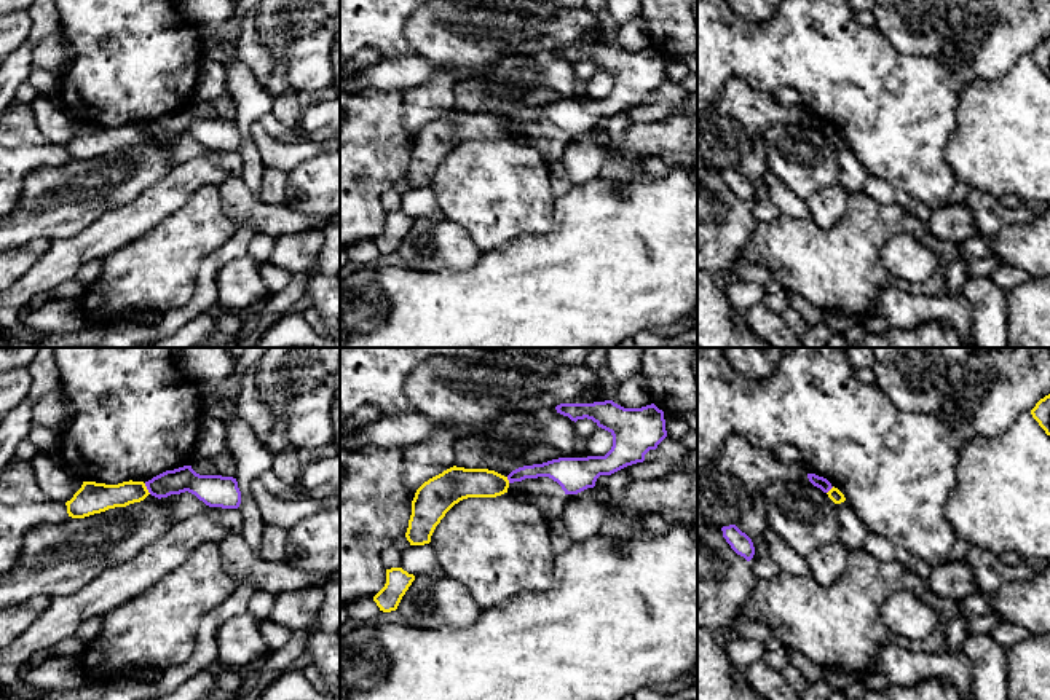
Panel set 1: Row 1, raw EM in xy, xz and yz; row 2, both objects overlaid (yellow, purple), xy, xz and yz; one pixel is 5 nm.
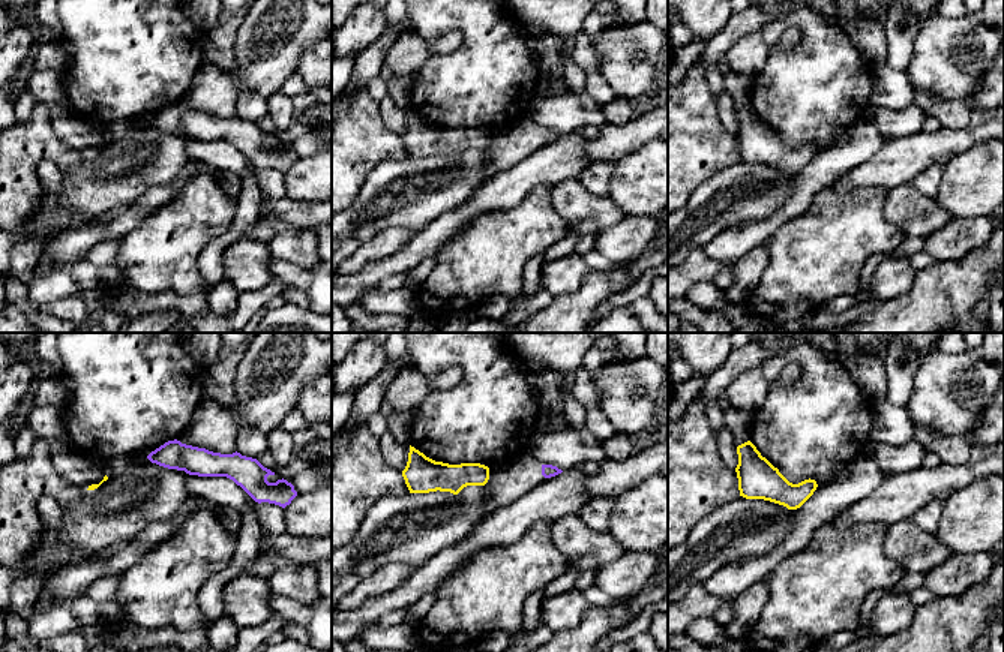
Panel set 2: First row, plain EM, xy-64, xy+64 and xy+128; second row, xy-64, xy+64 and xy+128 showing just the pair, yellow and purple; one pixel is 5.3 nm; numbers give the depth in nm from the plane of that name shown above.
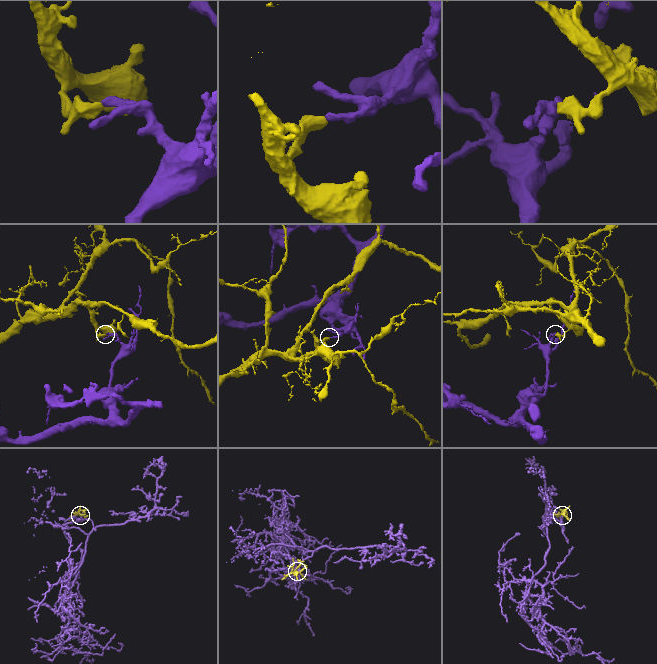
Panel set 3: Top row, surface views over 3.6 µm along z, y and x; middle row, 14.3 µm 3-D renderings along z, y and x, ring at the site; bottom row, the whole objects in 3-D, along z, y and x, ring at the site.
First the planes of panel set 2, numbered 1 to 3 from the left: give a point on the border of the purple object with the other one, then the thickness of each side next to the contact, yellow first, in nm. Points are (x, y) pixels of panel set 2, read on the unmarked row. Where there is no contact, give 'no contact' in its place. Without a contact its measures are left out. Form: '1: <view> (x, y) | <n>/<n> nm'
1: no contact
2: no contact
3: no contact

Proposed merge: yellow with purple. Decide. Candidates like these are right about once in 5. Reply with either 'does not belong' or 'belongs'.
does not belong

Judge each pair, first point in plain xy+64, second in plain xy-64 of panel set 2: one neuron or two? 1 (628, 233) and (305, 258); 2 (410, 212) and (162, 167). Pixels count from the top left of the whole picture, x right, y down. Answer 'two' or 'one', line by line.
1: one
2: one

